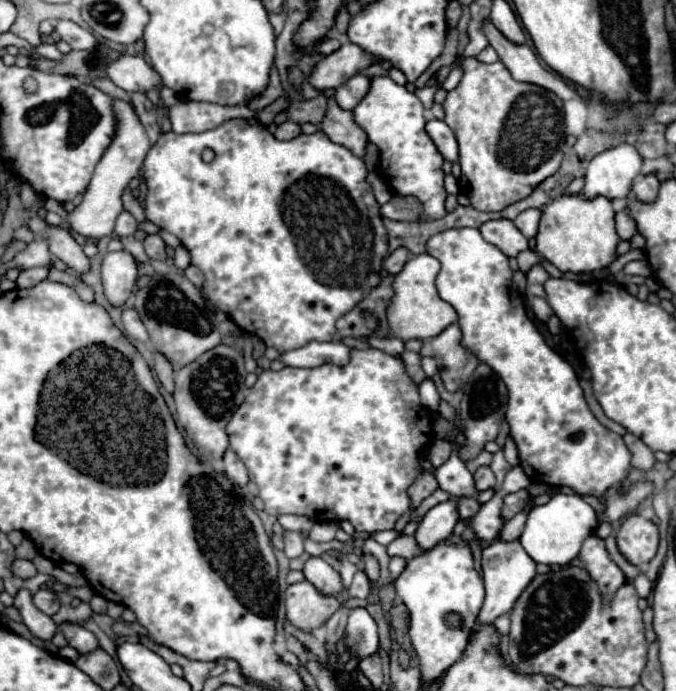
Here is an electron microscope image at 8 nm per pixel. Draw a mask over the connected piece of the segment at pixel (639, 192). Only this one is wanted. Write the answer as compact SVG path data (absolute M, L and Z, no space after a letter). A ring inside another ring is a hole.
M638 175L632 185L632 191L642 203L652 203L658 195L658 189L660 189L660 181L656 179L656 175Z

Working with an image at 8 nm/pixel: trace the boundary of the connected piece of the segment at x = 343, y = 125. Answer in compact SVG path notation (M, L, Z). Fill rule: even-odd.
M334 97L328 99L328 109L326 109L324 119L320 121L320 129L334 143L348 147L354 155L358 155L358 157L364 155L364 147L366 147L366 141L368 141L366 133L354 121L352 111L346 111L346 109L338 107Z

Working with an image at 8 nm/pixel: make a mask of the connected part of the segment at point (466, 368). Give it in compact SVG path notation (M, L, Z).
M452 323L438 337L426 341L420 351L426 357L442 359L442 379L448 391L460 389L480 363L476 355L472 355L472 351L460 343L460 339L460 325Z

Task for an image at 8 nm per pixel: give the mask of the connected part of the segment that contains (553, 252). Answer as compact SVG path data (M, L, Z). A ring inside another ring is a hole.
M560 195L542 209L540 229L536 235L536 251L560 271L586 273L608 269L616 261L618 233L614 225L614 209L606 197L592 201L582 195Z

